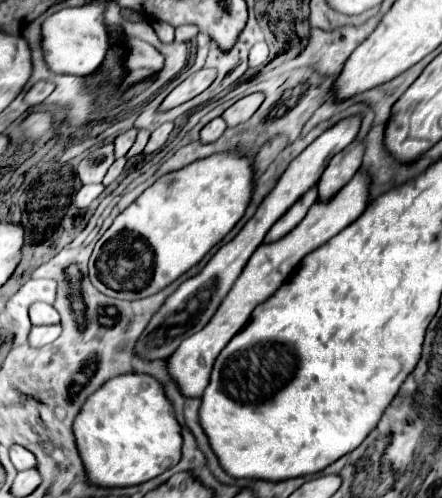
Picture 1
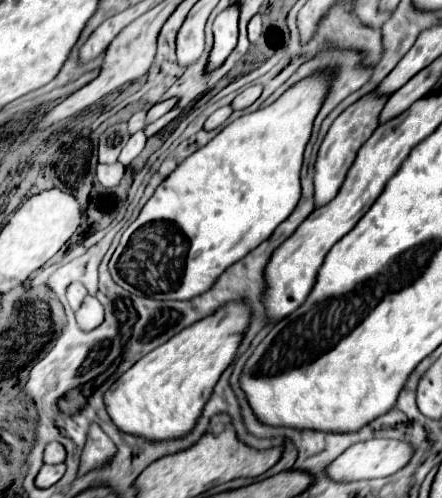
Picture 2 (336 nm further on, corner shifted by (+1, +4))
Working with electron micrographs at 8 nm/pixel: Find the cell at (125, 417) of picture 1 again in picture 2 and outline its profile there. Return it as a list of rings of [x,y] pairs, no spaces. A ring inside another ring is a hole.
[[[235,300],[149,352],[105,394],[111,420],[123,432],[151,440],[171,440],[189,434],[217,380],[235,360],[249,322],[251,308],[245,300]]]

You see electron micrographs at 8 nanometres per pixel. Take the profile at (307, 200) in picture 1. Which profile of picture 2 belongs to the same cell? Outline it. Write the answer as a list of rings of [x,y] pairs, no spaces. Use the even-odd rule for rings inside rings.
[[[371,90],[369,94],[359,98],[355,104],[351,104],[345,112],[341,112],[339,118],[333,122],[333,126],[329,128],[329,132],[319,148],[319,156],[317,156],[317,164],[315,164],[315,202],[317,202],[317,206],[323,206],[329,200],[333,200],[333,196],[337,196],[349,168],[353,166],[353,160],[355,160],[359,148],[371,138],[371,134],[379,126],[379,114],[387,100],[389,100],[389,96],[379,96],[377,90]]]

